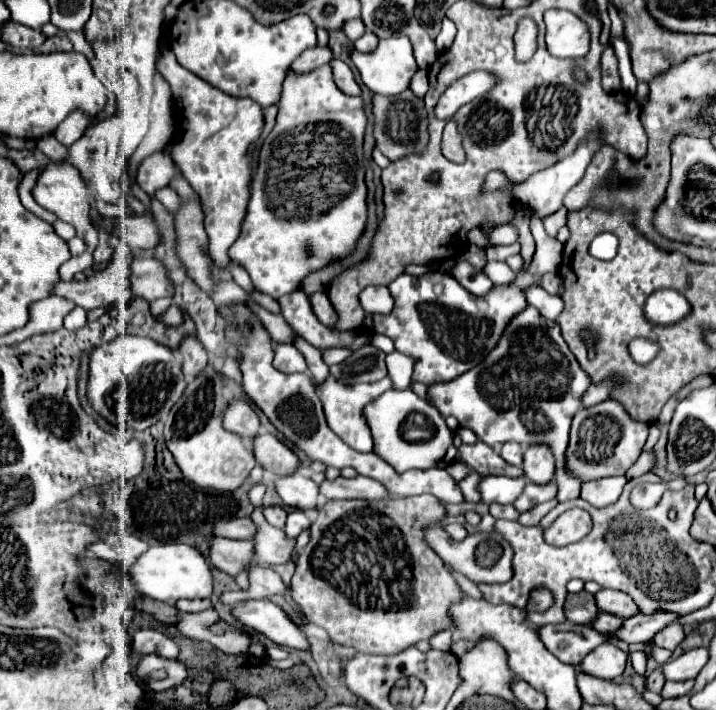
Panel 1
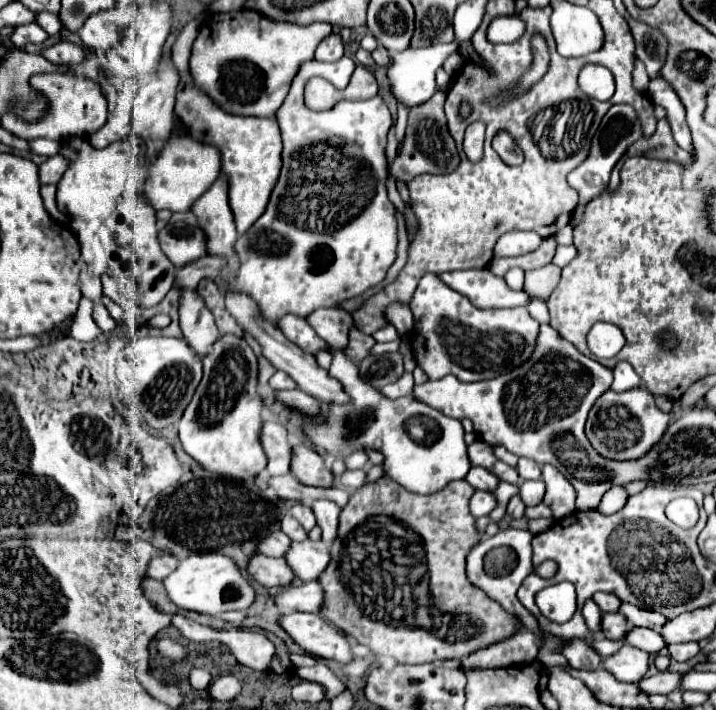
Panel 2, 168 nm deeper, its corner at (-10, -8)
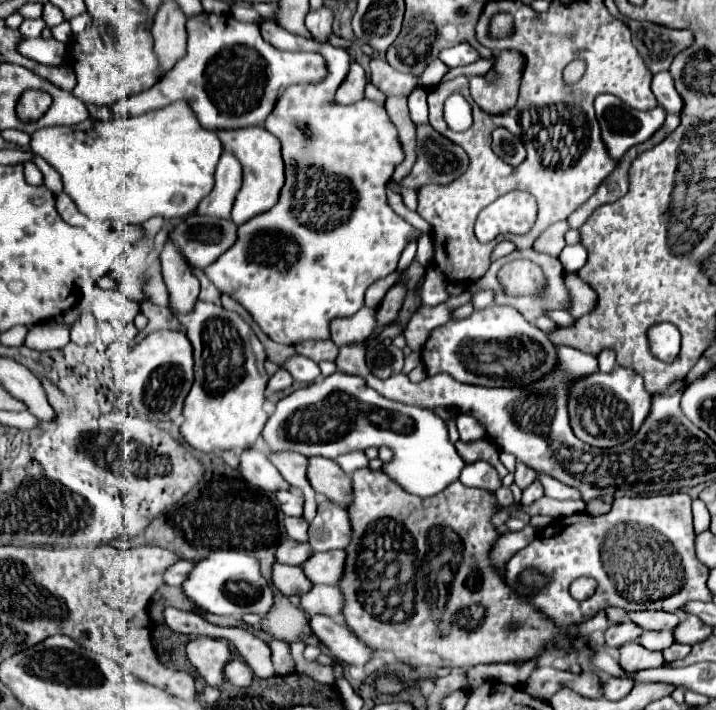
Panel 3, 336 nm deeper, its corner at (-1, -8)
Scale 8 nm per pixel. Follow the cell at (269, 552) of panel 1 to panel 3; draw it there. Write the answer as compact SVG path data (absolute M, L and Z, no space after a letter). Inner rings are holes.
M329 550L329 552L313 552L313 560L303 564L305 574L313 584L329 584L337 586L343 578L345 570L345 550Z

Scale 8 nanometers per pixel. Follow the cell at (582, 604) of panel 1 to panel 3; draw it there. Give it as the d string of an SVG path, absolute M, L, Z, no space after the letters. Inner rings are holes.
M623 622L623 624L615 624L605 632L605 644L611 648L619 648L627 642L635 642L645 630L639 628L633 622Z

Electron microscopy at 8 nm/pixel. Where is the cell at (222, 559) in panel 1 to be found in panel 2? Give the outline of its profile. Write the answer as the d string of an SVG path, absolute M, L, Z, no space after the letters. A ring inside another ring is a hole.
M254 554L248 560L246 572L252 580L260 582L266 588L286 586L294 578L294 574L290 572L284 558L270 558L270 556L262 556L262 554Z

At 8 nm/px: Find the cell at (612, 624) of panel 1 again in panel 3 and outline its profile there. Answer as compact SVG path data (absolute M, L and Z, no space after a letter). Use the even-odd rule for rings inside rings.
M645 632L645 636L641 636L639 640L641 644L645 644L645 648L653 648L653 650L665 650L675 642L673 632Z

